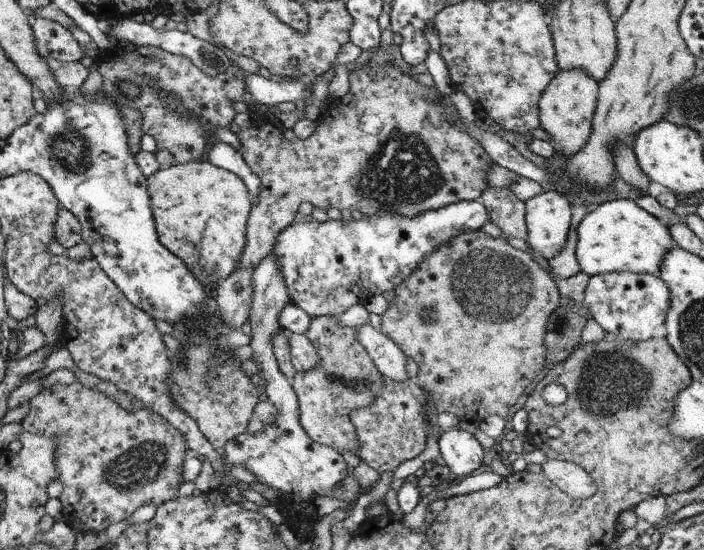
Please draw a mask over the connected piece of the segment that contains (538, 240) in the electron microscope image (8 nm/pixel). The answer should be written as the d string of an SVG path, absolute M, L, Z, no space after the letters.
M545 187L545 191L525 202L528 238L534 256L552 260L566 244L572 212L566 196Z

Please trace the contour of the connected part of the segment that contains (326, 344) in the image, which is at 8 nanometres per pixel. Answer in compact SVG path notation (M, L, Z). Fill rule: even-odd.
M319 316L311 319L310 326L304 336L314 344L314 350L320 356L320 364L312 370L297 372L291 382L299 400L300 424L314 442L329 446L336 452L340 452L341 455L345 451L350 451L358 456L358 436L356 436L356 428L354 428L352 420L350 420L350 412L370 406L374 402L374 398L382 390L383 376L366 349L360 344L358 334L356 334L358 327L338 326L334 316Z

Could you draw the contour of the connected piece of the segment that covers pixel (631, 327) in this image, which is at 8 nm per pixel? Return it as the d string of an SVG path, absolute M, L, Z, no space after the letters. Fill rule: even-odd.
M622 271L591 276L583 302L586 302L590 316L605 331L614 333L618 339L645 341L666 322L670 300L670 290L659 275Z

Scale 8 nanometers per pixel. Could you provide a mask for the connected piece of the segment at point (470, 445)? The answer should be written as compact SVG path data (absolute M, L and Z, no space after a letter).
M451 424L448 432L444 432L438 440L441 463L450 468L451 474L468 476L486 464L485 449L474 435Z

